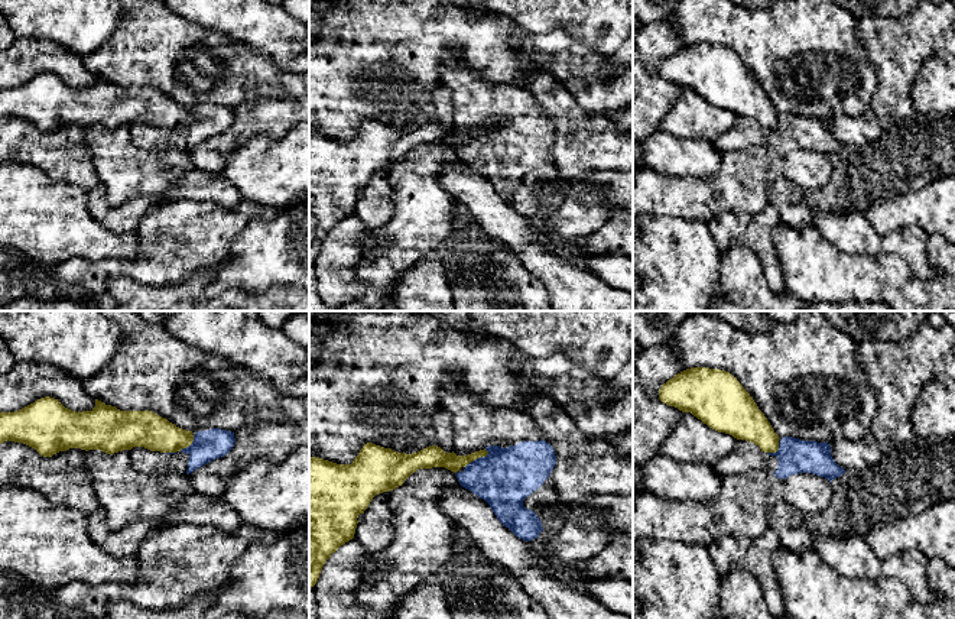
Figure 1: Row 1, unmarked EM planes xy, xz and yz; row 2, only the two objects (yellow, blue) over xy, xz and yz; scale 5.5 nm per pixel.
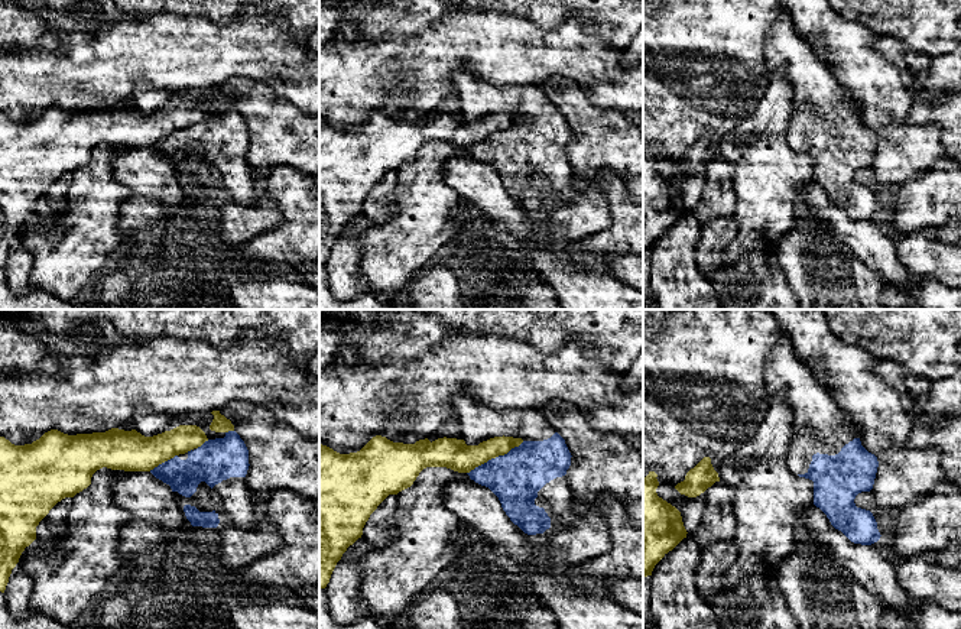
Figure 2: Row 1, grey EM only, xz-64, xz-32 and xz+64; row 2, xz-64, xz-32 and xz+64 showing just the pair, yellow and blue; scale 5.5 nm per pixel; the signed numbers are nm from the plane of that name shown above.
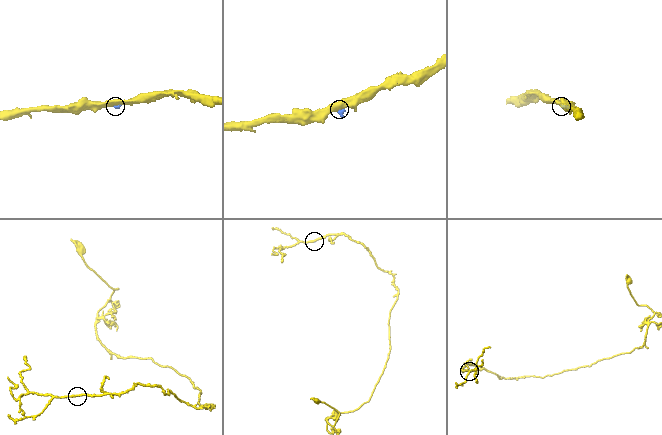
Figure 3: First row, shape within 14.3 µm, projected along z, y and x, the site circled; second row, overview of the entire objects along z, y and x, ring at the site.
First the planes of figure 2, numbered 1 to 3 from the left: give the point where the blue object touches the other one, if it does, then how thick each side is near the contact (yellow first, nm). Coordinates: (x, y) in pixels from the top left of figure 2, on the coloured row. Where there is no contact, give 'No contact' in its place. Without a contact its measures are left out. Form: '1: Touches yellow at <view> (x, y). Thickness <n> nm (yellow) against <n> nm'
1: Touches yellow at xz-64 (162, 461). Thickness 220 nm (yellow) against 200 nm
2: Touches yellow at xz-32 (494, 457). Thickness 170 nm (yellow) against 280 nm
3: No contact

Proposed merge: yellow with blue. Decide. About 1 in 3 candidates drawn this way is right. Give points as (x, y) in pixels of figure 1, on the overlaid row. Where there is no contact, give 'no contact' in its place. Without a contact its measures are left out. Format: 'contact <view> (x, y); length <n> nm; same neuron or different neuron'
contact xz (476, 459); length 170 nm; different neuron

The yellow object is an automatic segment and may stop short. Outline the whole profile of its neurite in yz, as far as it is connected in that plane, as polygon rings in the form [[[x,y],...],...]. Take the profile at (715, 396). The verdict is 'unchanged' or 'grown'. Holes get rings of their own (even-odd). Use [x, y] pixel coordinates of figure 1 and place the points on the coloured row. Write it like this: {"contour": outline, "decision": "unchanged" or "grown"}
{"contour": [[[686,369],[662,385],[659,399],[682,412],[691,412],[718,432],[754,443],[764,453],[779,450],[779,435],[730,372]]], "decision": "unchanged"}

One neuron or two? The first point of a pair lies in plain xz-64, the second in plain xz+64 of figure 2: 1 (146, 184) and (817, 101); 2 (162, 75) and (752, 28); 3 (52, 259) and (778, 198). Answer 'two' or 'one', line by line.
1: two
2: one
3: one

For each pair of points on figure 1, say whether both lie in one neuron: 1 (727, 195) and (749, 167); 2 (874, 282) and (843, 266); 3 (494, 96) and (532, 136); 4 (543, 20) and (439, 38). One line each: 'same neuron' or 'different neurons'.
1: same neuron
2: same neuron
3: same neuron
4: different neurons

